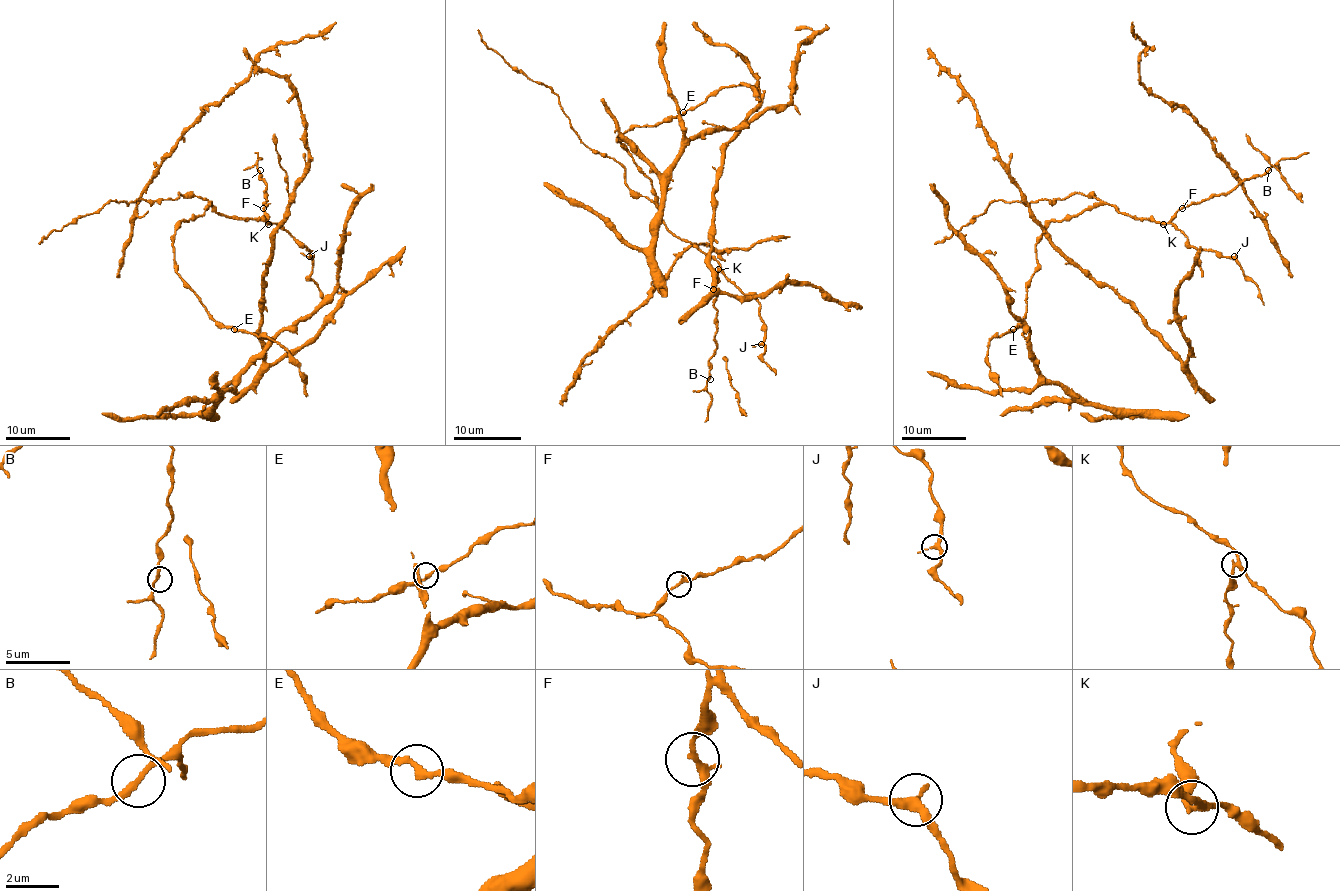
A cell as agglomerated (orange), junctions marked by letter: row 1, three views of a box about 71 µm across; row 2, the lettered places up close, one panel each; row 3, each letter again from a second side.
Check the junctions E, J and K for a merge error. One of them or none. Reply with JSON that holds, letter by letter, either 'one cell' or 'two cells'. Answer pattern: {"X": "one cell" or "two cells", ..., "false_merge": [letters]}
{"E": "one cell", "J": "one cell", "K": "two cells", "false_merge": ["K"]}

